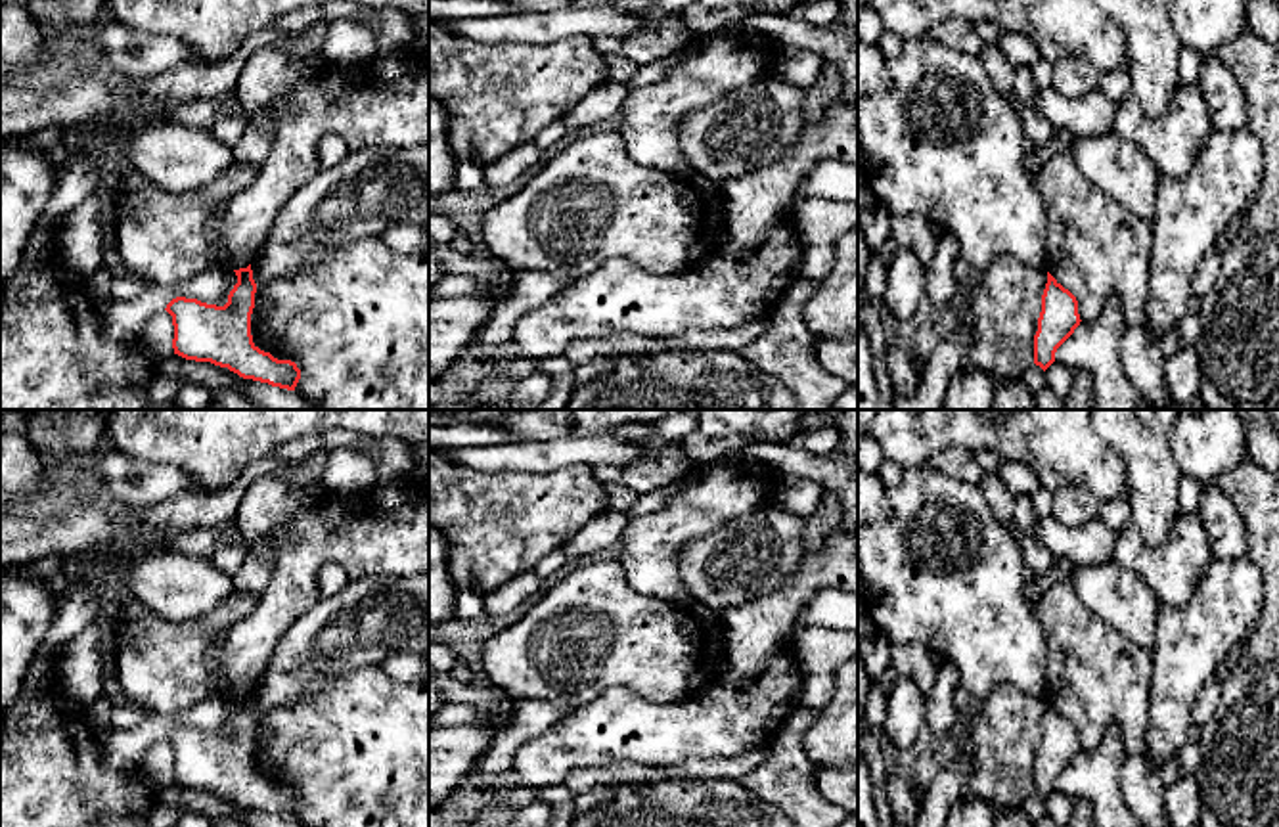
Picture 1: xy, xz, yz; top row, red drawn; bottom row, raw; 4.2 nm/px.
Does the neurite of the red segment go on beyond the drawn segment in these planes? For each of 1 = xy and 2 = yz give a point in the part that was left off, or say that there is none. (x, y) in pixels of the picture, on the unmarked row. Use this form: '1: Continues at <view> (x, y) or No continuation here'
1: No continuation here
2: No continuation here

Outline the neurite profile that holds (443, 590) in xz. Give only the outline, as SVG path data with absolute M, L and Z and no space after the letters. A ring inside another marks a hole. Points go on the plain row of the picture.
M429 526L429 624L440 624L456 613L458 586L448 569L448 542Z

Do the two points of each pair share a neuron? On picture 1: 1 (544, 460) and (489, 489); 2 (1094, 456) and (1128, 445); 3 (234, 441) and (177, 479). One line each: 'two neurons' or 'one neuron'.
1: two neurons
2: two neurons
3: two neurons

